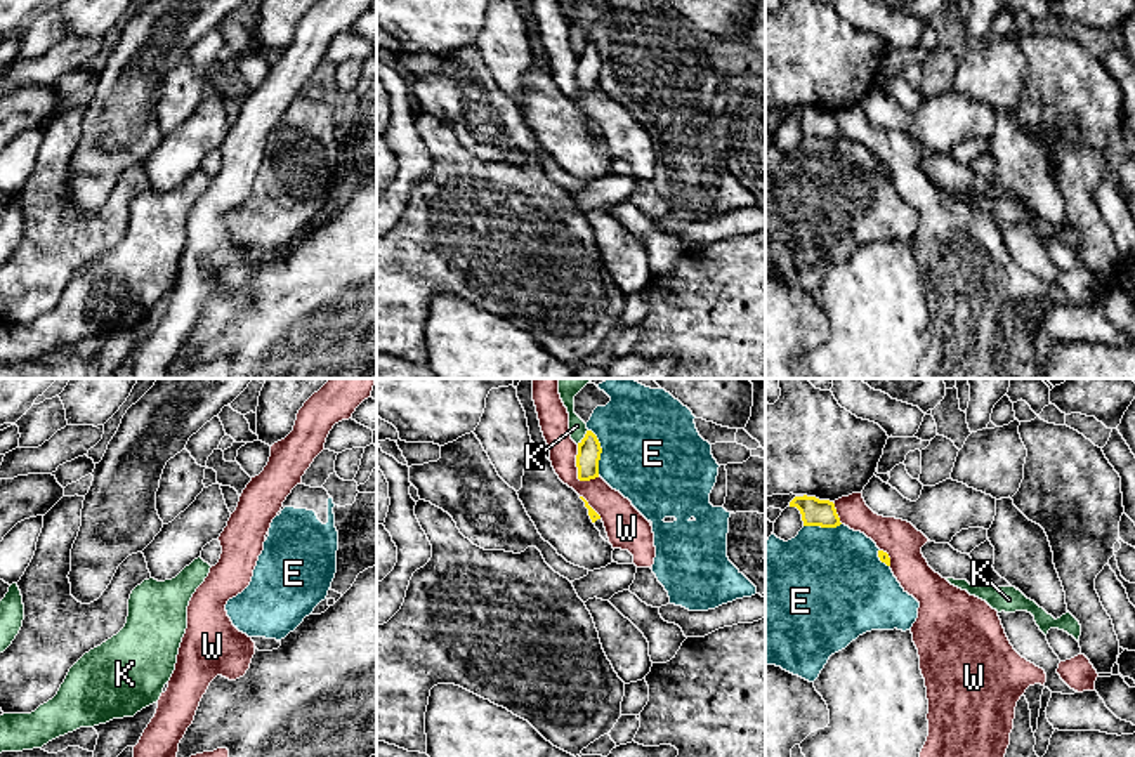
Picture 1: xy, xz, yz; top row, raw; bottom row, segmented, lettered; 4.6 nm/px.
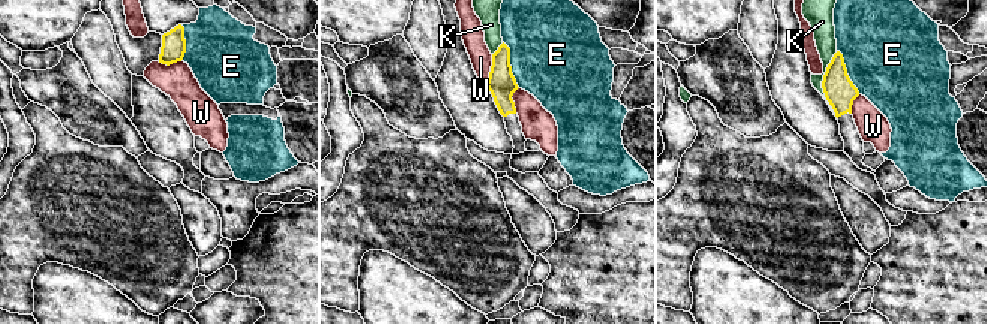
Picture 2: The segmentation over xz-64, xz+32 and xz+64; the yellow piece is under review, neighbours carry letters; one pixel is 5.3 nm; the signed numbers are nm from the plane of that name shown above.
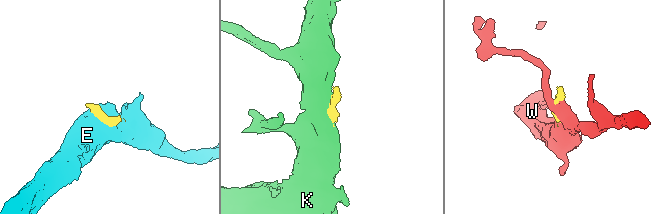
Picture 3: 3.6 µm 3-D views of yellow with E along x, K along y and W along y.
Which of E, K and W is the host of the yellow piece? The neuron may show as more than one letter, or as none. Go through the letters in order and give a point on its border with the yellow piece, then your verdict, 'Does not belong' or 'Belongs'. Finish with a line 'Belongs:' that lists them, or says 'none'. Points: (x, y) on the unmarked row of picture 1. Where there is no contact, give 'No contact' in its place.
E: Touches yellow at xz (601, 63). Does not belong
K: Touches yellow at xz (585, 47). Does not belong
W: Touches yellow at xz (578, 82). Does not belong
Belongs: none

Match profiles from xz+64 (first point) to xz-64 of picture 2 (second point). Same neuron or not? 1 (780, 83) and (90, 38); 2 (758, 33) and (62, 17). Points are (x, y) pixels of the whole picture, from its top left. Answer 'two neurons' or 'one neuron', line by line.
1: two neurons
2: two neurons

